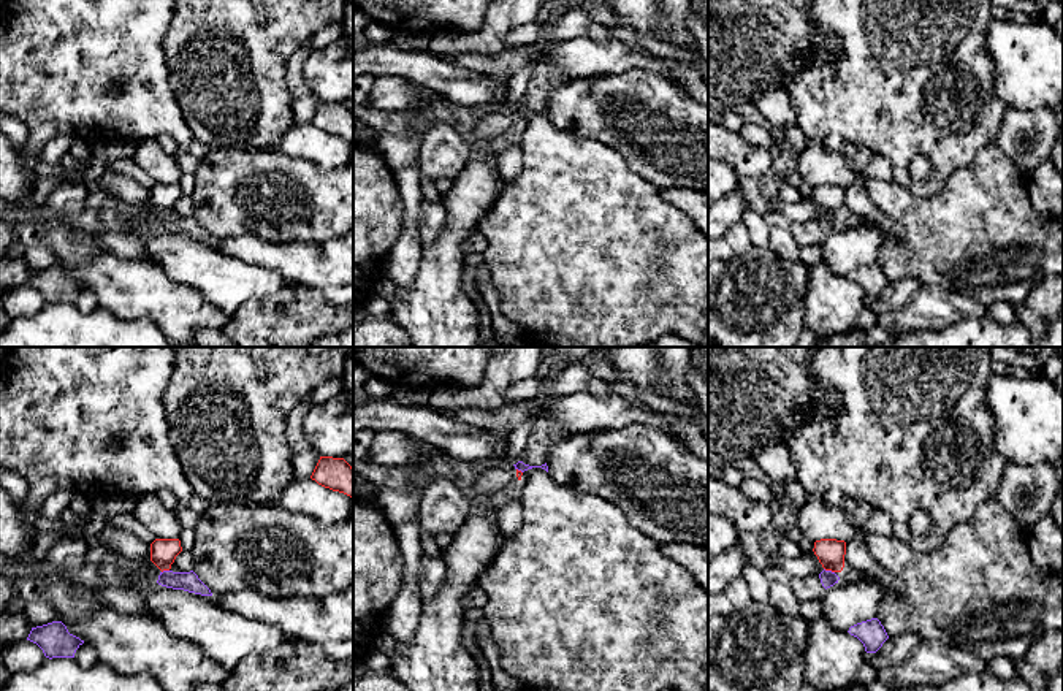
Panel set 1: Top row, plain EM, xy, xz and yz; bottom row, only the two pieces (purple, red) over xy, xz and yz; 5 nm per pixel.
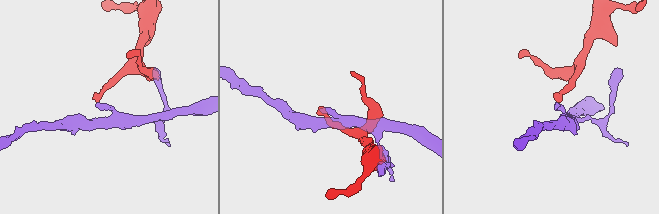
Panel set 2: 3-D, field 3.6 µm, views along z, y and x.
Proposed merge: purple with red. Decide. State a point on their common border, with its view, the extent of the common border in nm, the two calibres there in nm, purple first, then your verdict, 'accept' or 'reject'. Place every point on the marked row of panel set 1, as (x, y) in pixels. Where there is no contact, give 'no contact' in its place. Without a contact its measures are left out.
yz (829, 571) | 60 nm | 80/140 nm | reject

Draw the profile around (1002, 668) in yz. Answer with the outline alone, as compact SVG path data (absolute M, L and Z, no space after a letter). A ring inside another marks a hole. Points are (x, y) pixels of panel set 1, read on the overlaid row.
M998 656L989 661L987 670L992 672L1000 680L1008 680L1015 675L1014 661L1006 656Z

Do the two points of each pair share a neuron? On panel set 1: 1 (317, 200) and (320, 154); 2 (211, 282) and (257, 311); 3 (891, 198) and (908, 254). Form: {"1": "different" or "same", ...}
{"1": "different", "2": "different", "3": "same"}

